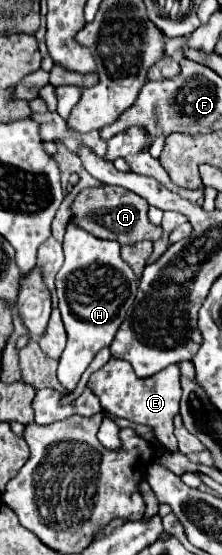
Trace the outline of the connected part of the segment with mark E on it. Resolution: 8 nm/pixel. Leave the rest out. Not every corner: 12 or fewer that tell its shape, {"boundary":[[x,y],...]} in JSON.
{"boundary":[[110,359],[90,387],[104,411],[150,425],[178,451],[180,367],[136,377]]}

